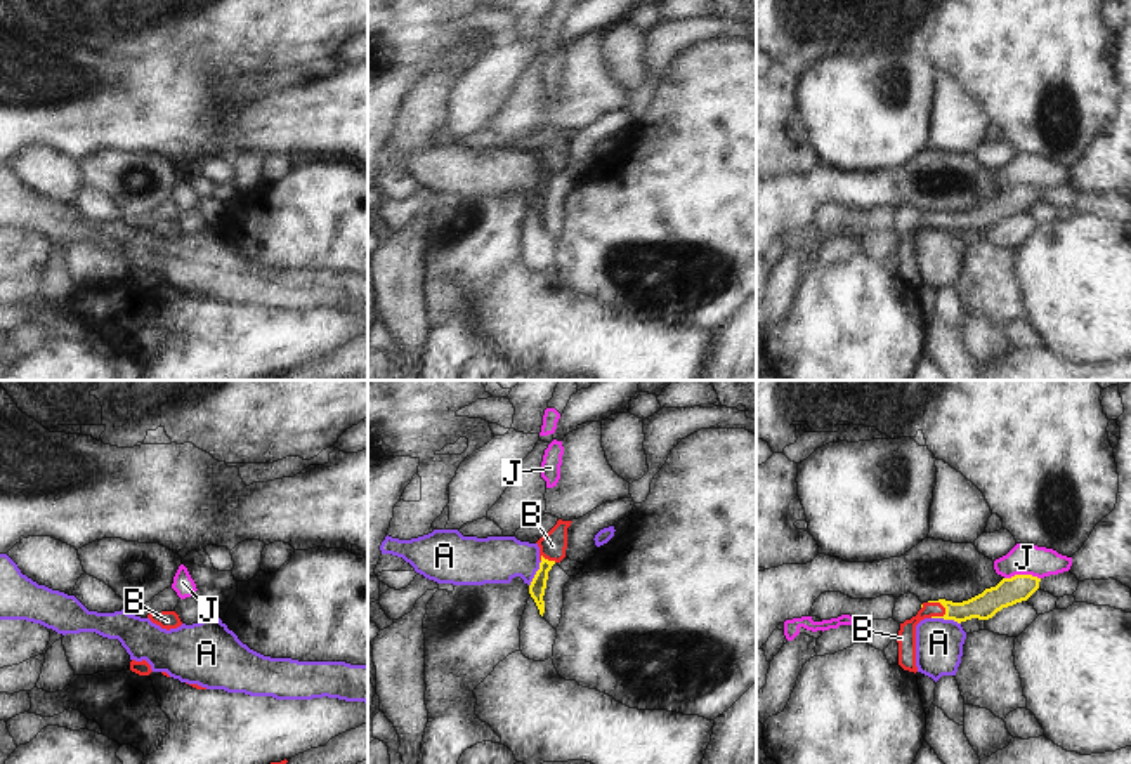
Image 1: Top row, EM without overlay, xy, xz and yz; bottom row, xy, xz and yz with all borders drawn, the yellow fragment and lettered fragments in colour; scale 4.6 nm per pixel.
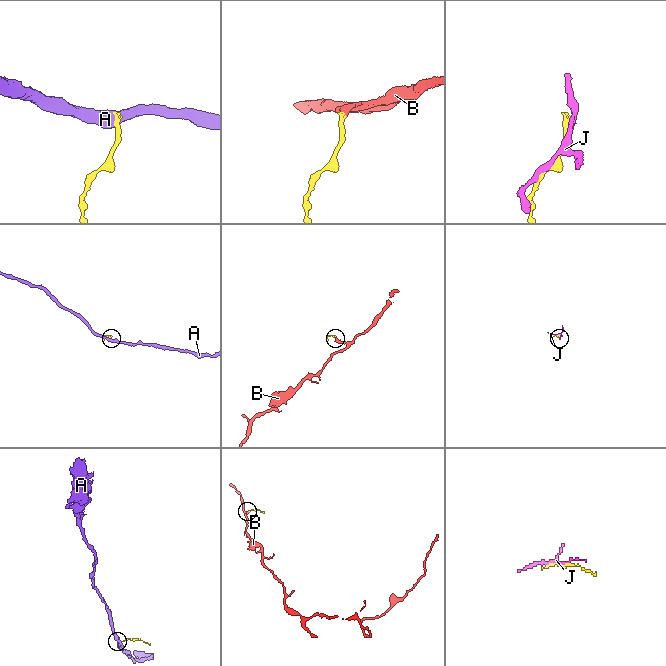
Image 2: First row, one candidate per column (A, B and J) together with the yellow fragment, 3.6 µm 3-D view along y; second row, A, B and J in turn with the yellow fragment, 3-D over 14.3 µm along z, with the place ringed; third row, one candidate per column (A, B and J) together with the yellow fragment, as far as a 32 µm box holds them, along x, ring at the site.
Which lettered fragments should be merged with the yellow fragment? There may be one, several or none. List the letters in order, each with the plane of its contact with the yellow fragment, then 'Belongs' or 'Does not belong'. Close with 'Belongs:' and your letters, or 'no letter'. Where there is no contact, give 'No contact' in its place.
A: Touches yellow in yz. Does not belong
B: Touches yellow in yz. Belongs
J: Touches yellow in yz. Does not belong
Belongs: B.

